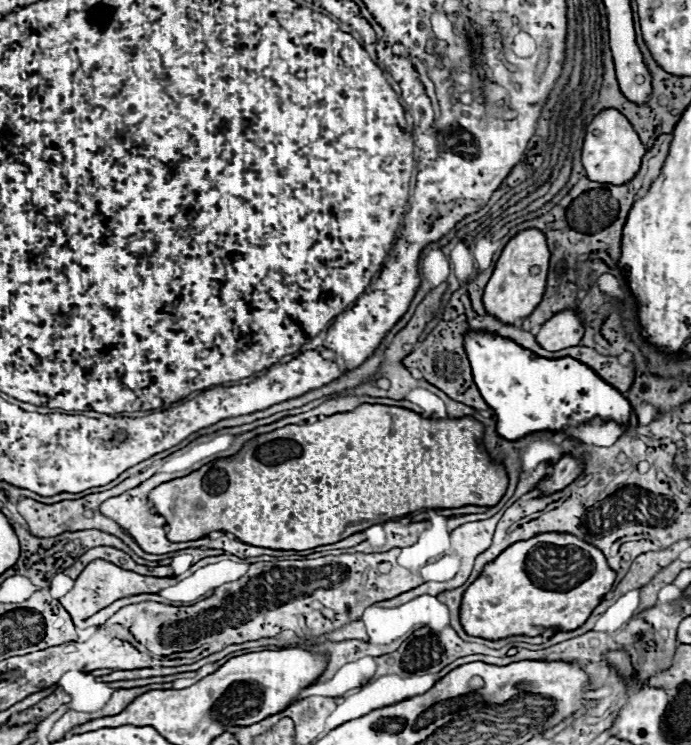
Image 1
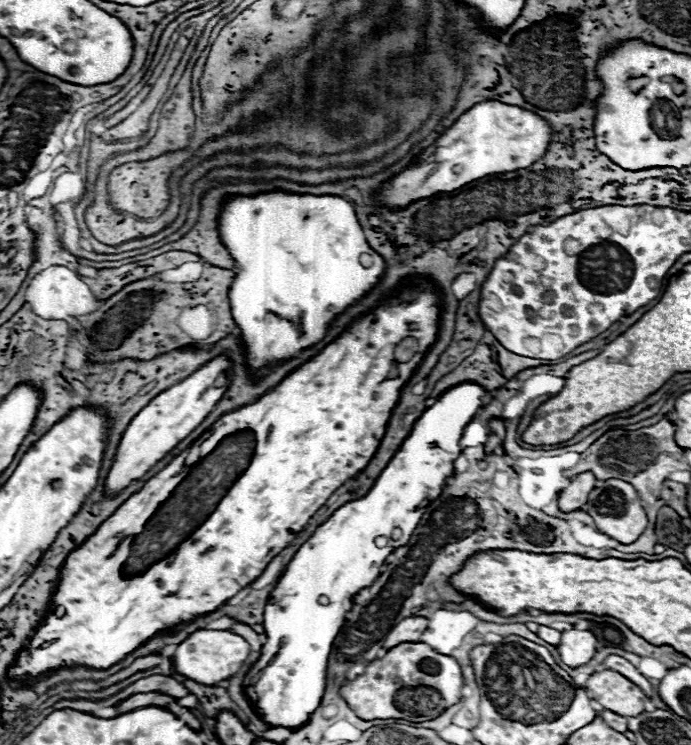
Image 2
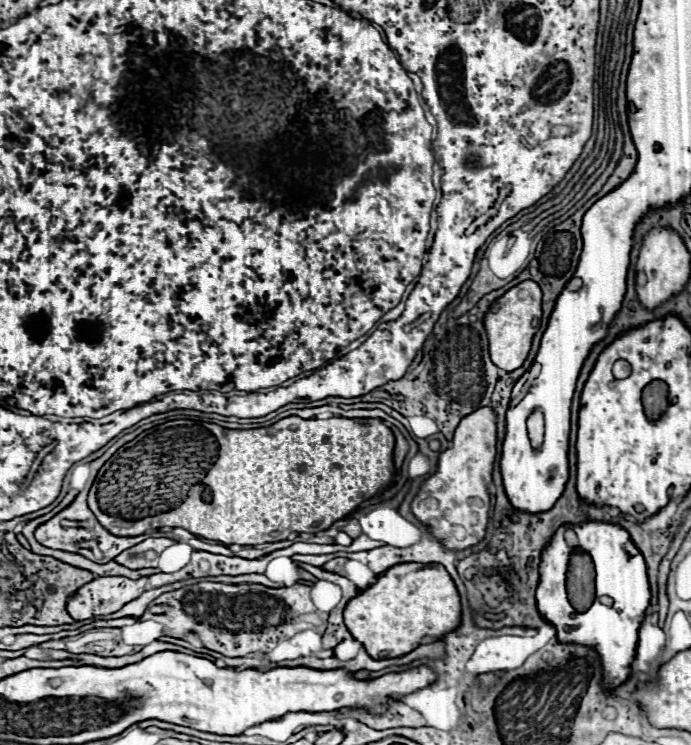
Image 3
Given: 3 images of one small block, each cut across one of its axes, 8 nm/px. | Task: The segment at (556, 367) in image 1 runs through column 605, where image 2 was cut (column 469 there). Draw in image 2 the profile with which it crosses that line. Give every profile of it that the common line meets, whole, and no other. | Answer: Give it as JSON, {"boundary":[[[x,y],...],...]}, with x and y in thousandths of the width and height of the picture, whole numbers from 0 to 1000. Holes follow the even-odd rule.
{"boundary":[[[666,513],[637,529],[637,534],[622,548],[616,548],[611,558],[599,566],[596,580],[585,588],[576,607],[550,634],[535,660],[518,671],[492,679],[469,703],[454,711],[454,717],[434,733],[434,738],[420,752],[417,762],[411,765],[408,776],[391,797],[394,803],[388,803],[382,816],[382,848],[388,862],[379,867],[376,886],[359,899],[353,913],[353,918],[362,921],[370,932],[370,937],[365,937],[368,950],[391,974],[431,977],[446,969],[449,958],[463,948],[472,921],[472,886],[478,878],[478,864],[483,862],[489,843],[498,838],[501,821],[509,816],[509,800],[518,797],[524,789],[533,789],[550,773],[550,760],[556,757],[559,746],[570,736],[590,730],[599,709],[605,706],[614,690],[616,677],[637,666],[645,642],[657,634],[657,617],[669,607],[669,577],[698,548],[700,532],[703,523],[689,513]],[[544,719],[559,719],[562,730],[547,736],[541,730]]]}

